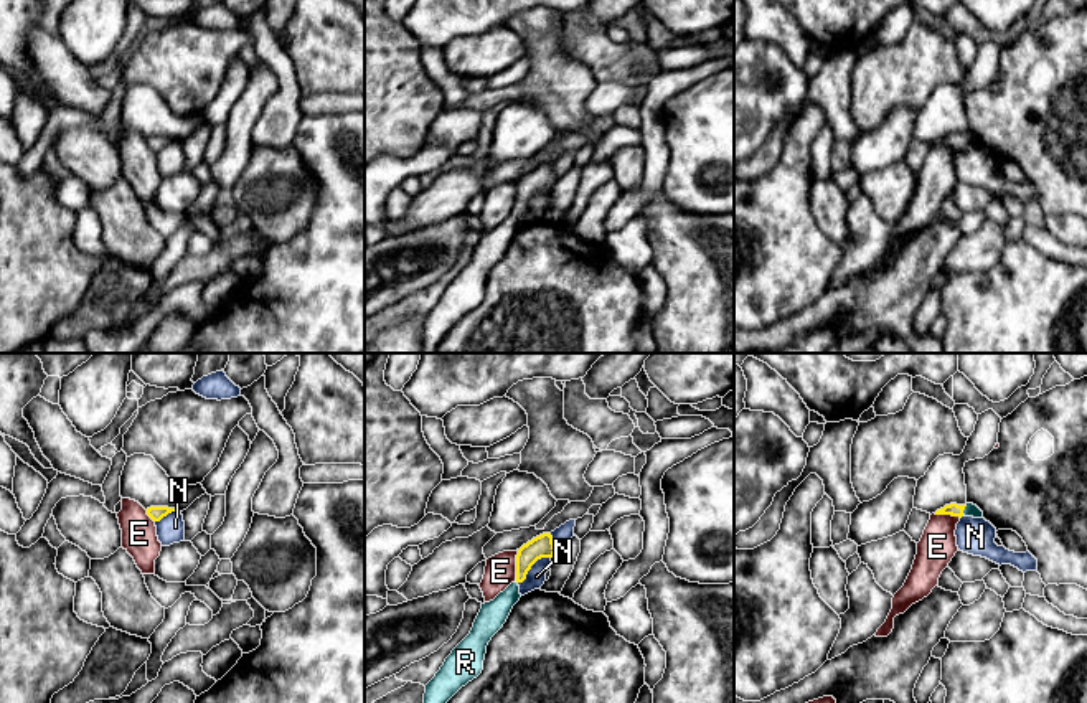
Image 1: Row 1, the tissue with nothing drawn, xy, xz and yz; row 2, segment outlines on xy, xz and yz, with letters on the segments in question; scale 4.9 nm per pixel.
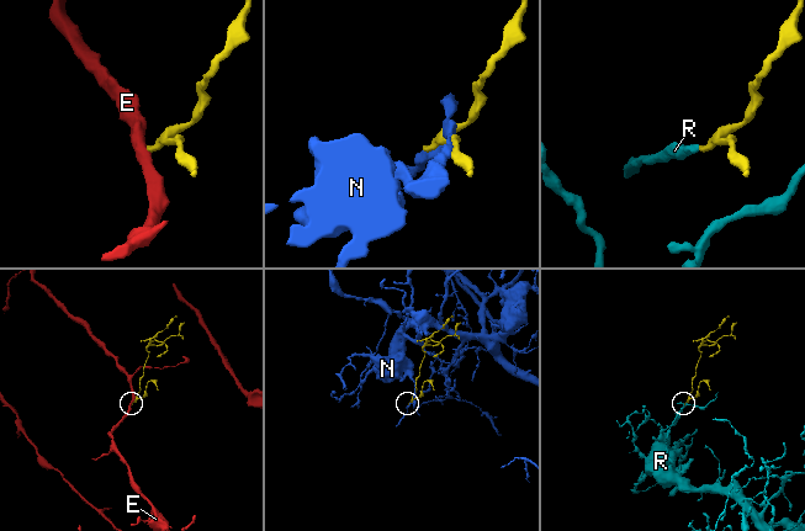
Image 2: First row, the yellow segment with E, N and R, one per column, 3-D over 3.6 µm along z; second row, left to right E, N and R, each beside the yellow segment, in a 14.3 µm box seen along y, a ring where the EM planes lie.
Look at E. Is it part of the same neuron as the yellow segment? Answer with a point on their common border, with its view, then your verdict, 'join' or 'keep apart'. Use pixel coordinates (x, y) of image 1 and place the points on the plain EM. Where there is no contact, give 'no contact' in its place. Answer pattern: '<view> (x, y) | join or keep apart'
xz (517, 197) | keep apart

